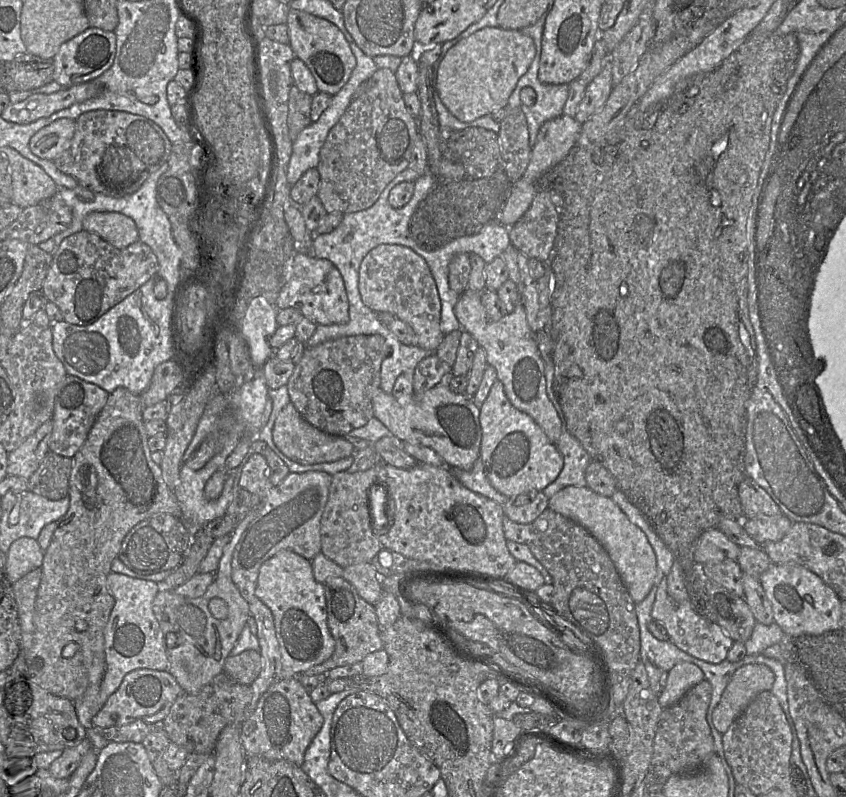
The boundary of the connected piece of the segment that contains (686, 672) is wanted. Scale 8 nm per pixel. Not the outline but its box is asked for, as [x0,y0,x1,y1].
[658,662,704,708]

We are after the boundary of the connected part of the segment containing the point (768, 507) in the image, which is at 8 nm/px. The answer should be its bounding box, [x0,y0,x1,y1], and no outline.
[738,477,781,517]

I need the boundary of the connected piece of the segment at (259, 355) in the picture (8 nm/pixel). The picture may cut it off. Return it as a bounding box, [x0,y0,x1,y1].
[241,297,278,368]

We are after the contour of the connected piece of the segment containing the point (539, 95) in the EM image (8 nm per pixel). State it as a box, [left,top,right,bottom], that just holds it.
[507,46,569,146]

